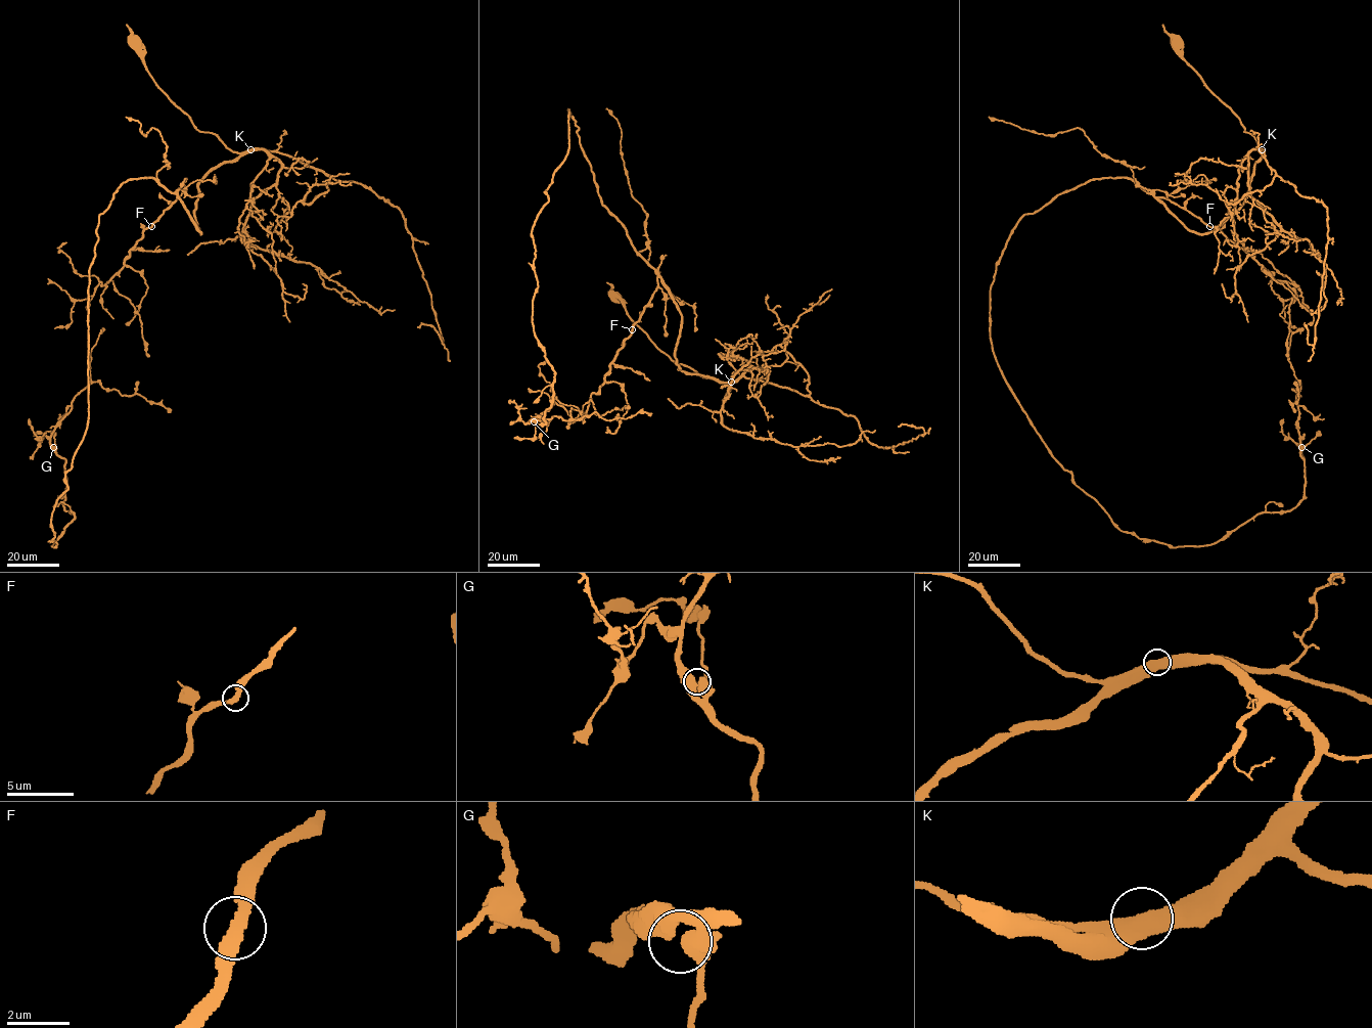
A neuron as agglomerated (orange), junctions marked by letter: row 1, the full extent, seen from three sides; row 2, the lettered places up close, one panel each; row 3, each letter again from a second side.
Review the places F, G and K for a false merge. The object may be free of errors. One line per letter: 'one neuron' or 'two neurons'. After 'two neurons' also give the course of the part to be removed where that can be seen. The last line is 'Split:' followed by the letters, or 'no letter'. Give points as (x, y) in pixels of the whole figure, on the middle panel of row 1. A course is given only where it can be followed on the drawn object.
F: one neuron
G: one neuron
K: one neuron
Split: no letter

